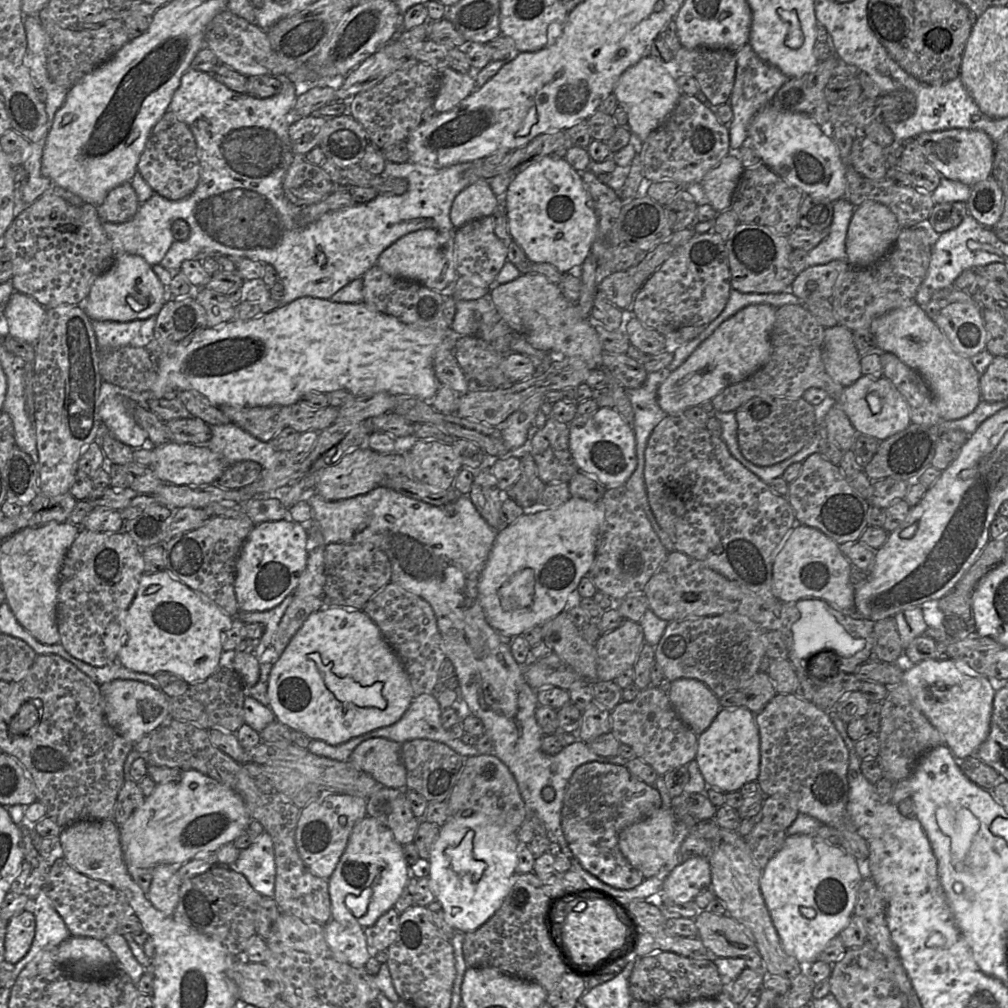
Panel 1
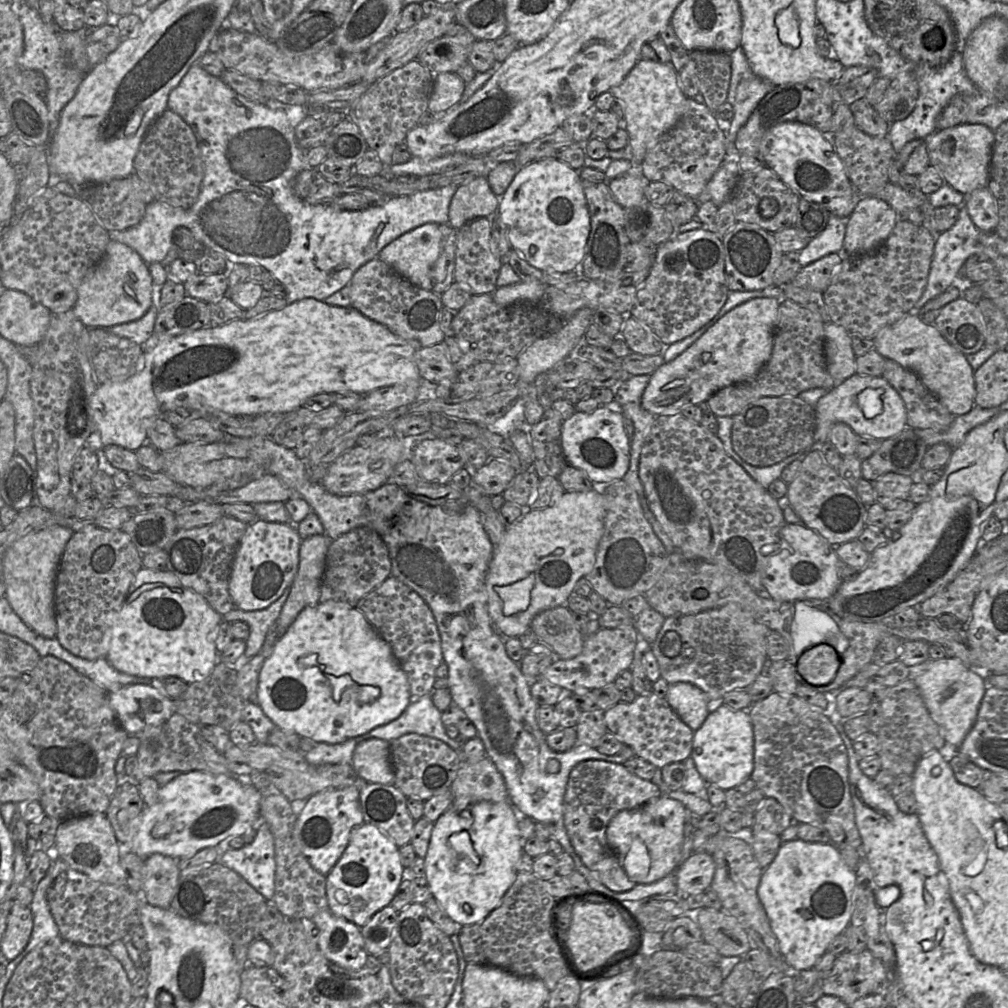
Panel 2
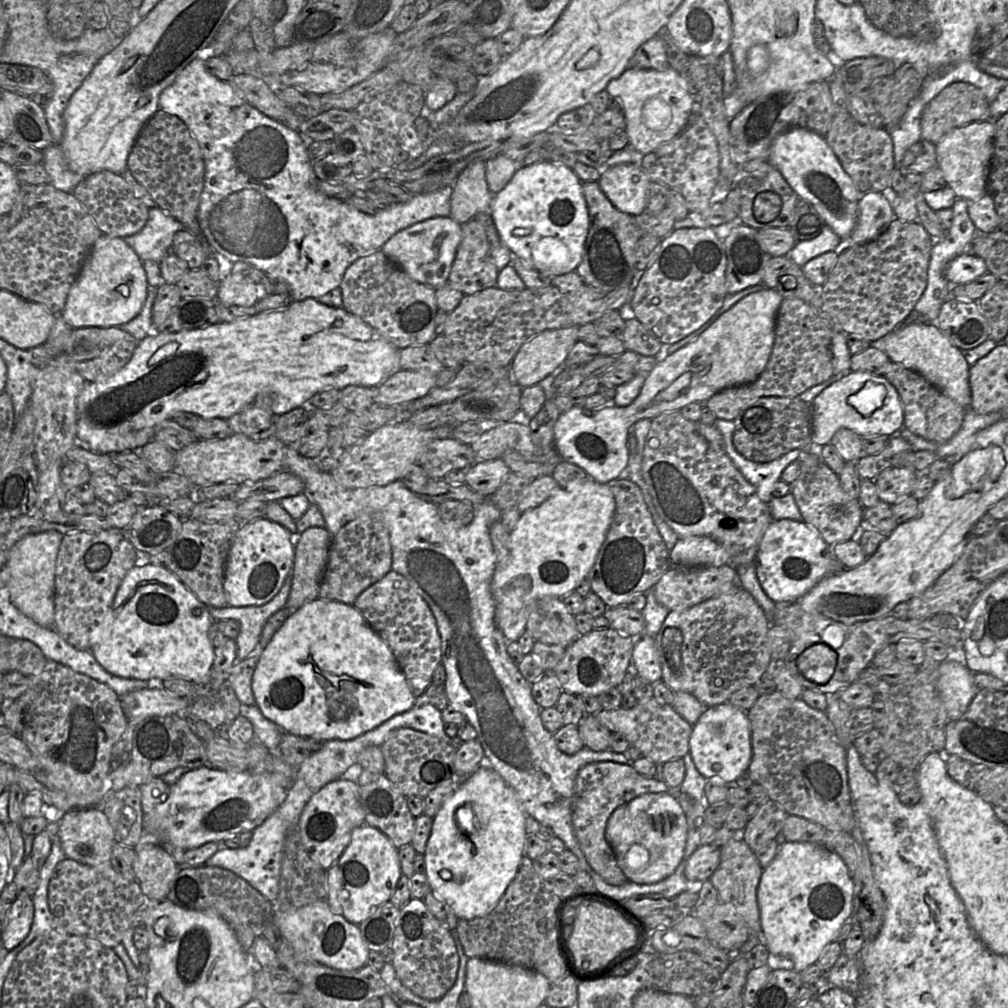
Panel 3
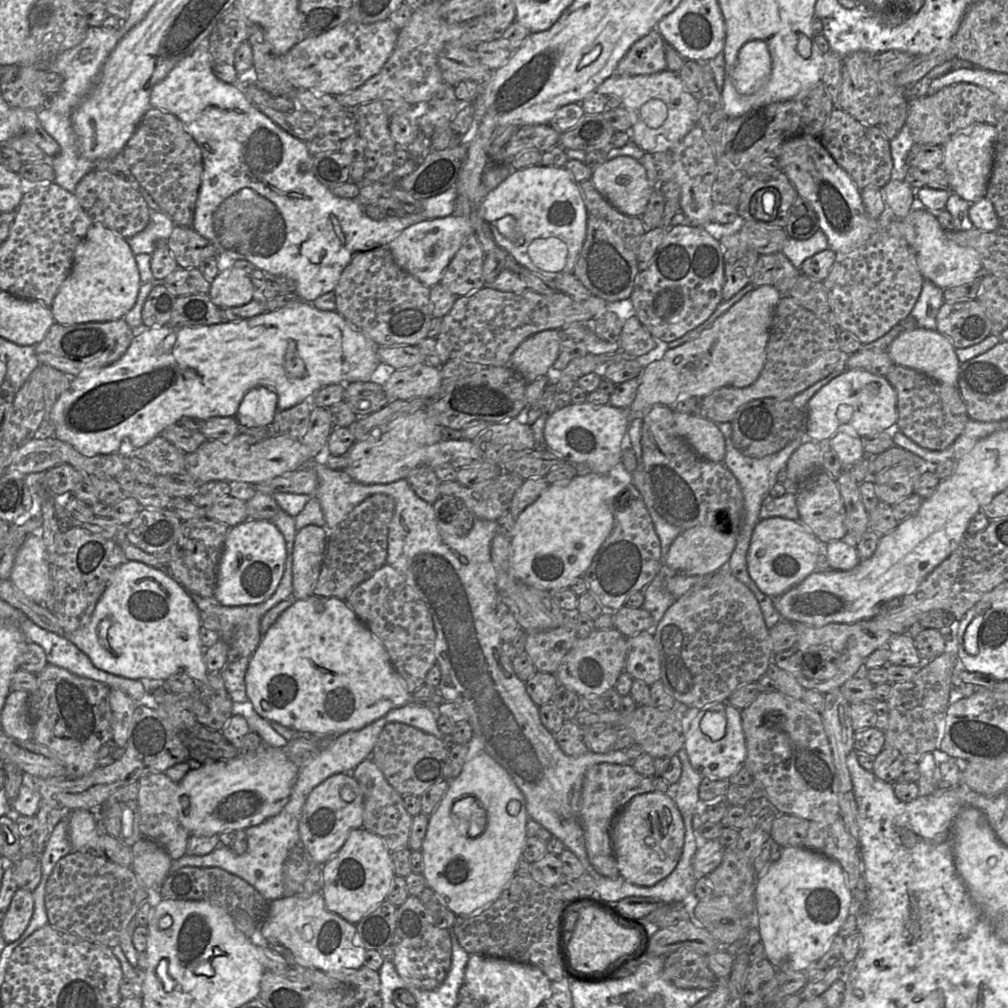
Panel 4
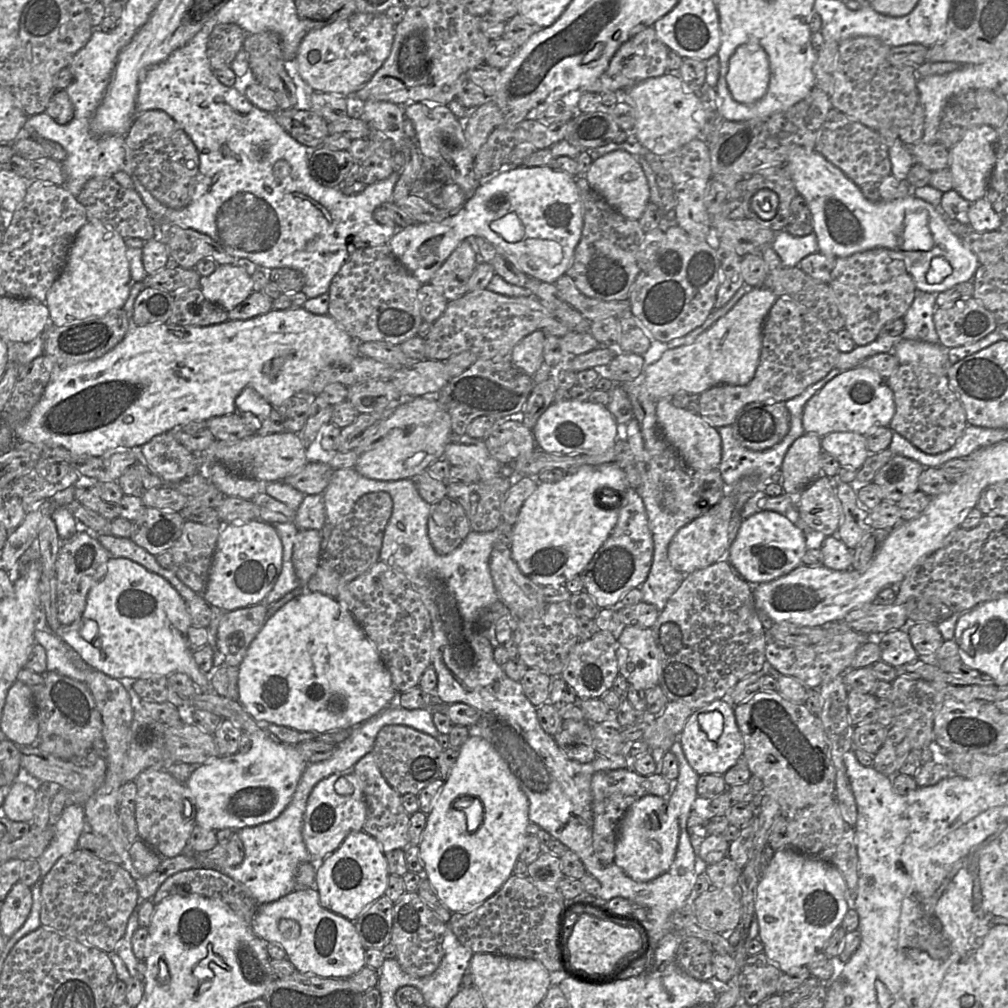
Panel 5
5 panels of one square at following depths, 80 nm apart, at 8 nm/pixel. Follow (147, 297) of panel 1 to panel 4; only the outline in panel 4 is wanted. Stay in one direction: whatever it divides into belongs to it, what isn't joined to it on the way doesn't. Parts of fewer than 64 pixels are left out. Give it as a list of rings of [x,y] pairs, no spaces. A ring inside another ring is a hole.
[[[93,223],[76,246],[71,271],[51,304],[55,323],[70,326],[124,318],[134,306],[141,284],[135,255],[126,238],[100,223]]]

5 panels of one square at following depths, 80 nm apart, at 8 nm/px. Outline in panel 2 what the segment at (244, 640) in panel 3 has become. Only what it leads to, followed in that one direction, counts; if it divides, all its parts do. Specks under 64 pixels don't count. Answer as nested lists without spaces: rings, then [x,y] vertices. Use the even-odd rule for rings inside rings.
[[[286,588],[283,594],[270,606],[262,610],[243,611],[233,608],[222,616],[224,622],[244,622],[250,629],[249,637],[246,640],[246,649],[239,664],[245,664],[250,658],[260,653],[267,633],[271,630],[290,594],[290,588]]]

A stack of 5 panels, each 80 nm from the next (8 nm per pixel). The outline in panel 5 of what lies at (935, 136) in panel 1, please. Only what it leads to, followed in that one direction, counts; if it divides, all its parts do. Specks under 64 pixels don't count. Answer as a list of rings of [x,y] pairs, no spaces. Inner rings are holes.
[[[981,125],[967,131],[963,138],[949,149],[949,171],[953,177],[953,190],[970,203],[986,197],[988,180],[996,162],[996,129]]]

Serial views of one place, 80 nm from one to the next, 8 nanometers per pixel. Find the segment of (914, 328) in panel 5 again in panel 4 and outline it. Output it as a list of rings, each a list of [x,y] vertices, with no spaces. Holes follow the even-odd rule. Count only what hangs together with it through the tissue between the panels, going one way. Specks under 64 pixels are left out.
[[[924,280],[919,298],[910,314],[916,319],[919,328],[936,330],[937,313],[944,303],[943,292],[944,289],[929,280]]]

